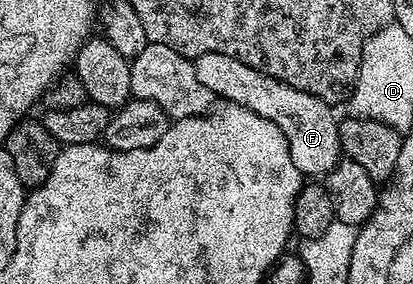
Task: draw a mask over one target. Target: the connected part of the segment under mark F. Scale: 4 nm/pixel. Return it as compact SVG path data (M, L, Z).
M202 54L195 57L198 82L212 92L213 97L221 101L246 106L262 118L274 122L278 130L288 139L290 158L294 166L308 178L327 177L328 171L342 158L340 139L338 138L338 116L335 116L333 105L314 94L294 90L286 82L278 82L250 66L230 58L230 54Z

